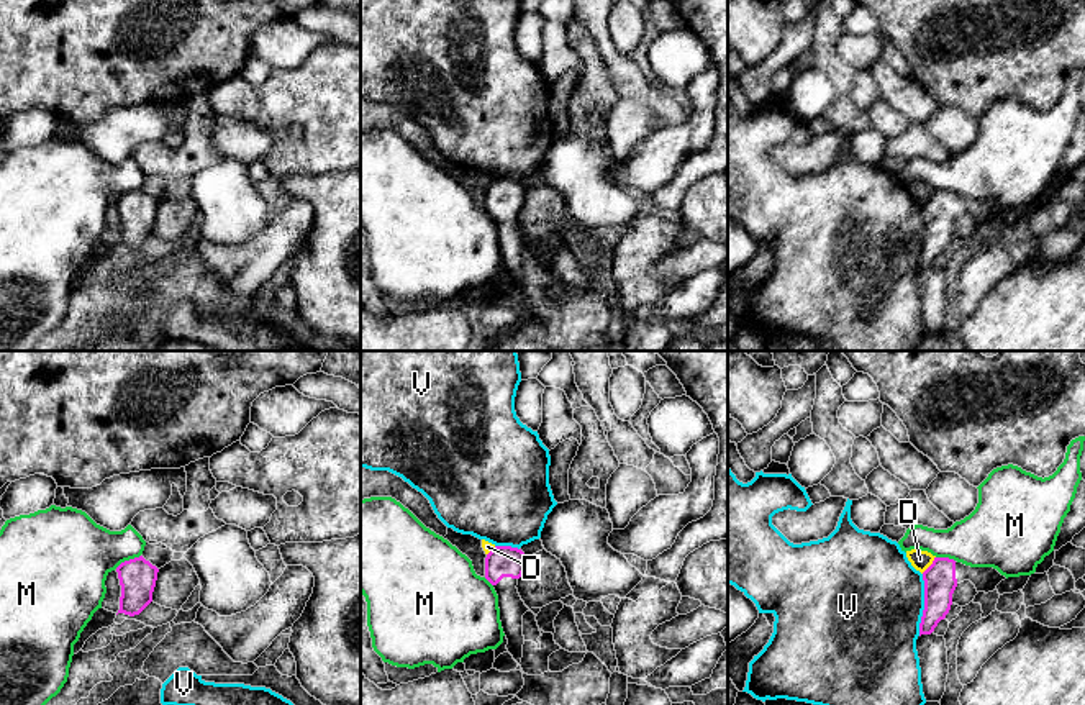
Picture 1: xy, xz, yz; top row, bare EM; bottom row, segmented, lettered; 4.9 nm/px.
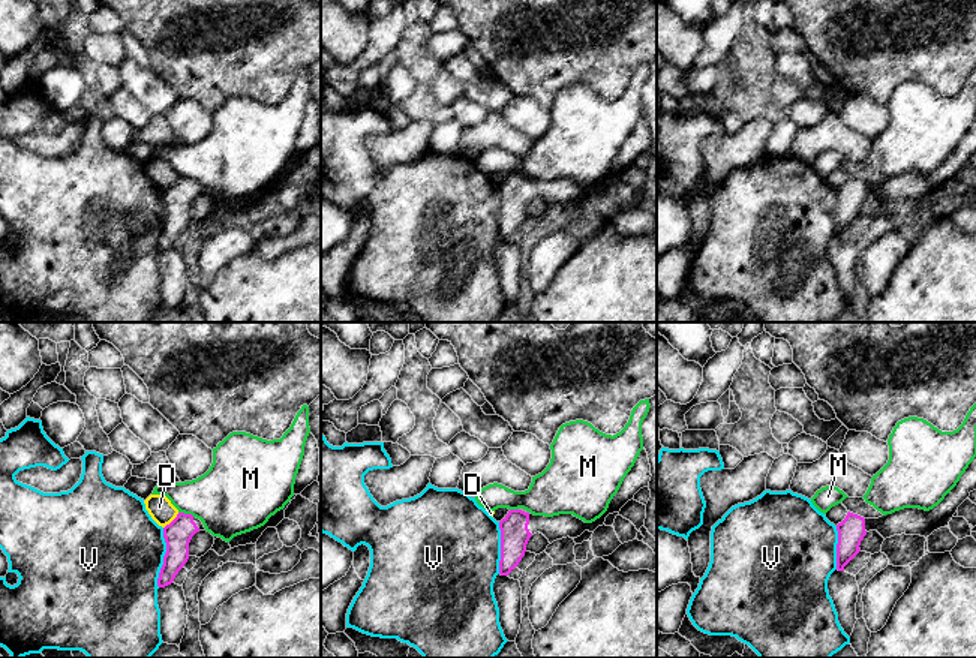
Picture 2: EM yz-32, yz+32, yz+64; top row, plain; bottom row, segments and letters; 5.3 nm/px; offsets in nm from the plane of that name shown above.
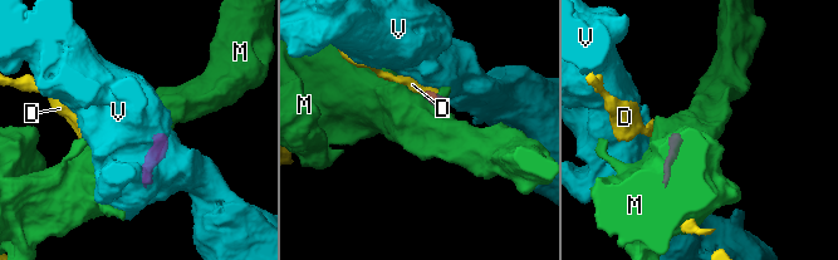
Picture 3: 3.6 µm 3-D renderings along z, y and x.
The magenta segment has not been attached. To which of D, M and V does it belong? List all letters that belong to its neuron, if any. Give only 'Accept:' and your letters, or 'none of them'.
Accept: none of them

